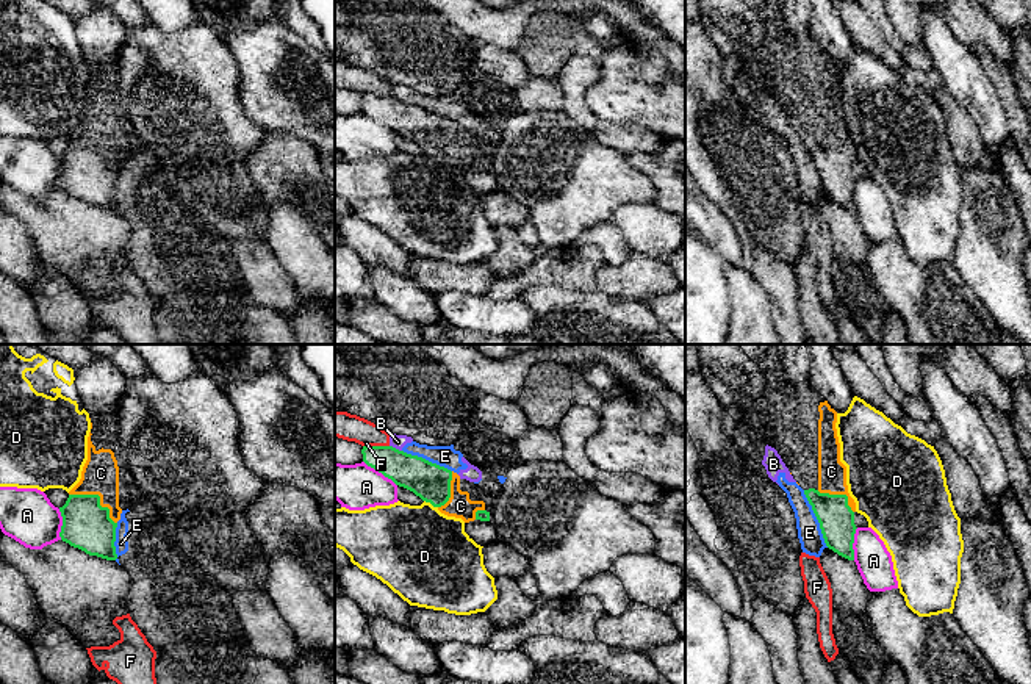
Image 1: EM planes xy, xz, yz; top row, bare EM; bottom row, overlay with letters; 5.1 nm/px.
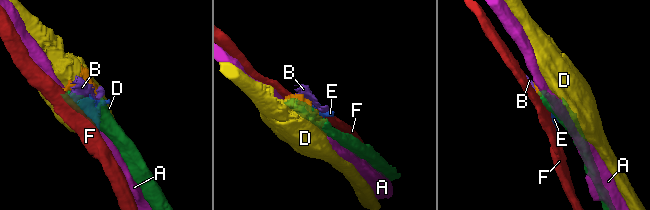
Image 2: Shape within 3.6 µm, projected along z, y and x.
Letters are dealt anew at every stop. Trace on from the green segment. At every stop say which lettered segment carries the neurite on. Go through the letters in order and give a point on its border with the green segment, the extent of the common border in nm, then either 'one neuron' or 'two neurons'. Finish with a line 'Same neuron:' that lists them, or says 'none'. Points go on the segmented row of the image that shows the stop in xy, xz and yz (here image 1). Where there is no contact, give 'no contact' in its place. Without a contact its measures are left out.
A: xz (380, 471) | 220 nm | two neurons
B: xz (395, 448) | 70 nm | two neurons
C: xy (99, 496) | 300 nm | one neuron
D: xz (431, 503) | 80 nm | two neurons
E: yz (817, 518) | 320 nm | two neurons
F: xz (376, 446) | 140 nm | two neurons
Same neuron: C

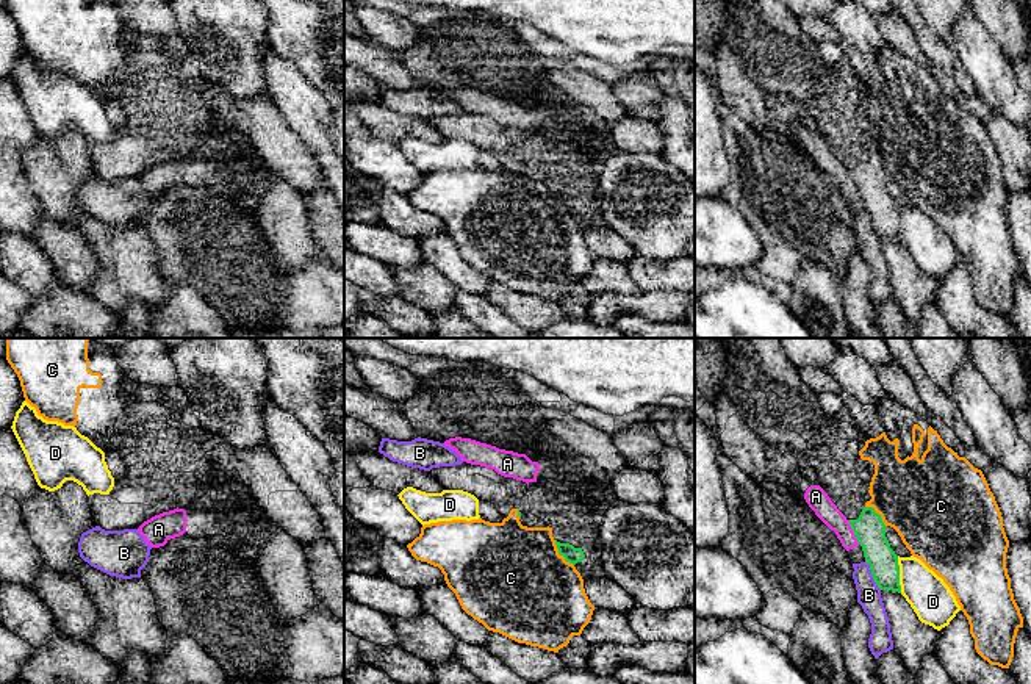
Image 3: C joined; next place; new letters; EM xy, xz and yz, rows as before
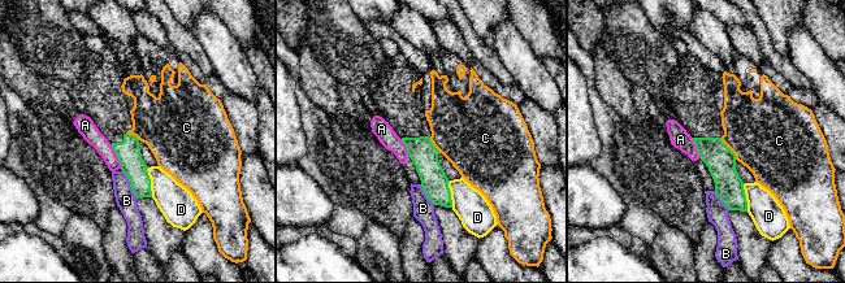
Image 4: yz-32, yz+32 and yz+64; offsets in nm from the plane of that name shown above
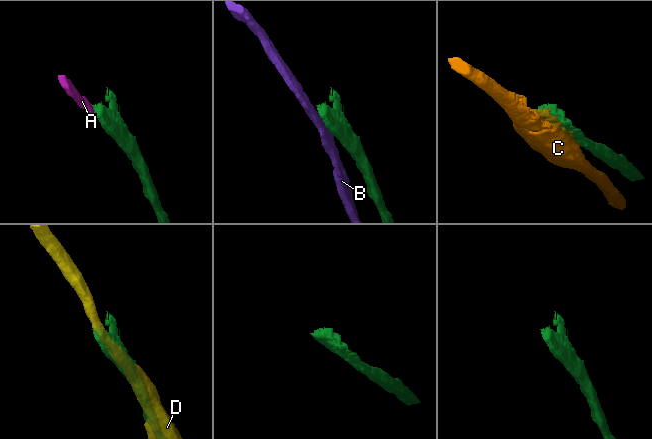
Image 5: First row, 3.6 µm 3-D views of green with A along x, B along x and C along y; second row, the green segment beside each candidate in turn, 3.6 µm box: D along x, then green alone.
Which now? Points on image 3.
A: yz (853, 531) | 140 nm | two neurons
B: yz (872, 575) | 170 nm | two neurons
C: xz (560, 554) | 170 nm | two neurons
D: yz (898, 575) | 190 nm | two neurons
Same neuron: none

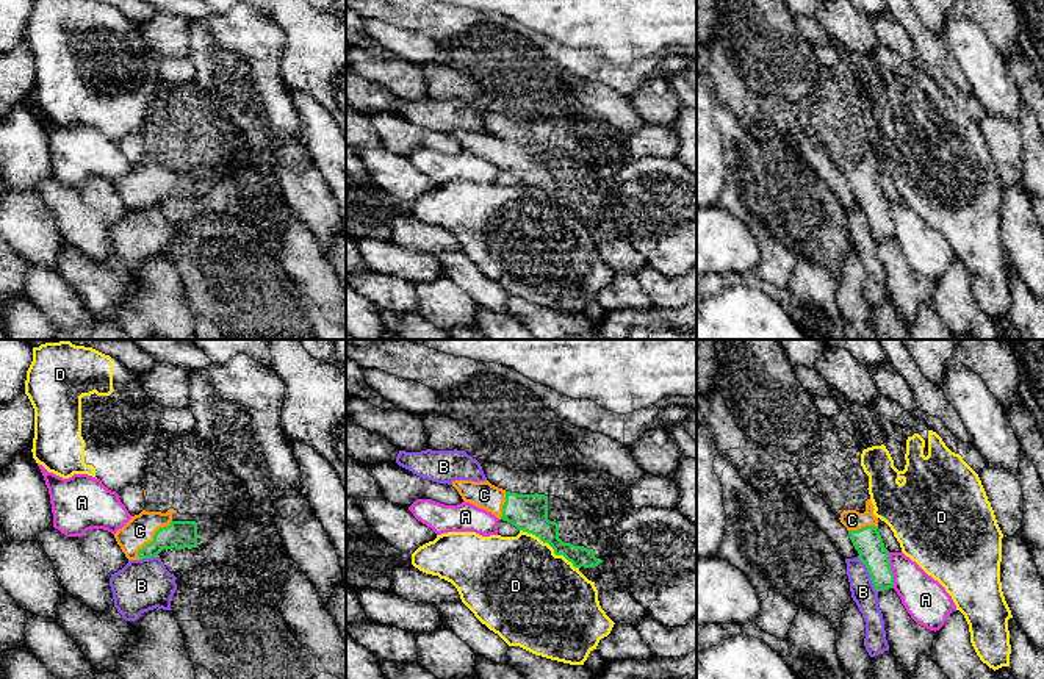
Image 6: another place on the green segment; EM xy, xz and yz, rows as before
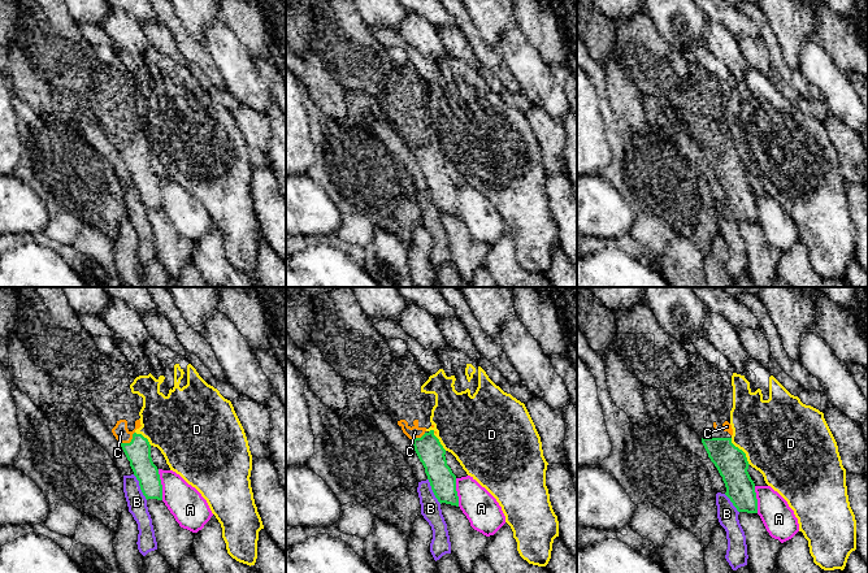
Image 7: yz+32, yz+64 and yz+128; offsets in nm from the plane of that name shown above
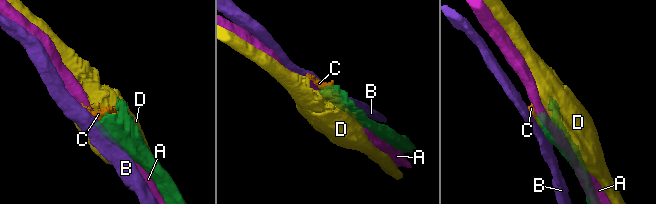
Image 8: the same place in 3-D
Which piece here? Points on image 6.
A: yz (891, 570) | 190 nm | two neurons
B: yz (869, 573) | 220 nm | two neurons
C: xy (154, 538) | 260 nm | one neuron
D: xz (550, 545) | 360 nm | two neurons
Same neuron: C

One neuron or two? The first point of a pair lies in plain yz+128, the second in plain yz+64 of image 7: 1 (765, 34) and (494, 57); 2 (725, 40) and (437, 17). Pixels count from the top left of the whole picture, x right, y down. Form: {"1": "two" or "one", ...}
{"1": "one", "2": "two"}

